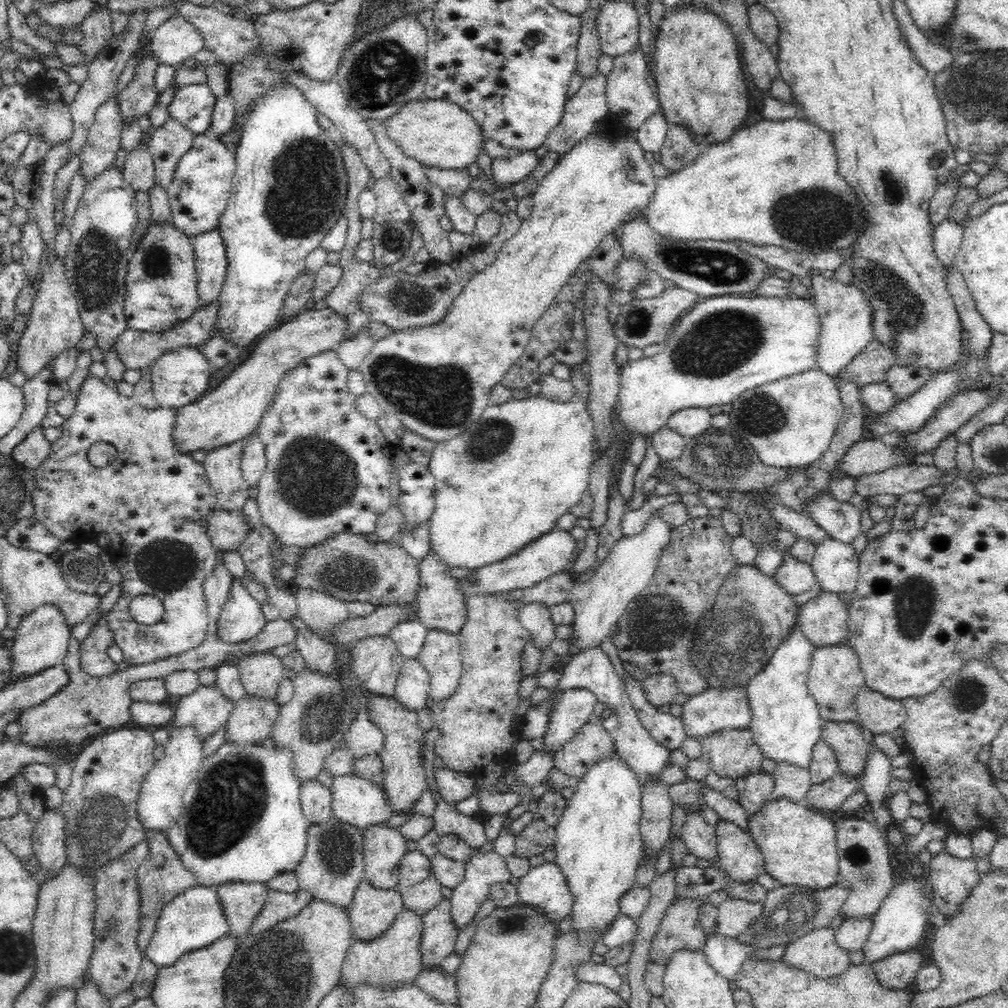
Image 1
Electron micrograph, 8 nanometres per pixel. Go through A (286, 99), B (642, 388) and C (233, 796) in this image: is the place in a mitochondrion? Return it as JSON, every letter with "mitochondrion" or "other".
{"A":"other","B":"other","C":"mitochondrion"}

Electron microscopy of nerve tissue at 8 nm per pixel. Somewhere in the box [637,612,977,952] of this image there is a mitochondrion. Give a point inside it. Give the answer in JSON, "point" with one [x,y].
{"point":[789,911]}

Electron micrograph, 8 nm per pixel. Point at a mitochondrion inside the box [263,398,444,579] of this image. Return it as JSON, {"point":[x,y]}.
{"point":[315,478]}

